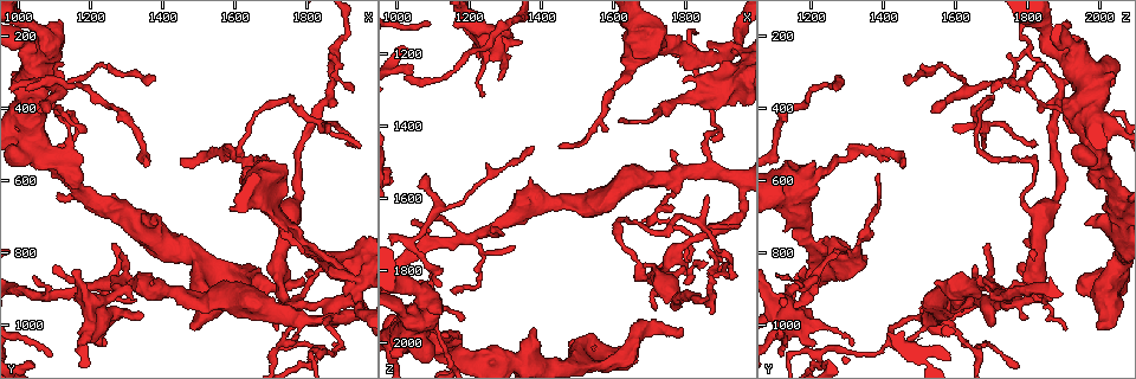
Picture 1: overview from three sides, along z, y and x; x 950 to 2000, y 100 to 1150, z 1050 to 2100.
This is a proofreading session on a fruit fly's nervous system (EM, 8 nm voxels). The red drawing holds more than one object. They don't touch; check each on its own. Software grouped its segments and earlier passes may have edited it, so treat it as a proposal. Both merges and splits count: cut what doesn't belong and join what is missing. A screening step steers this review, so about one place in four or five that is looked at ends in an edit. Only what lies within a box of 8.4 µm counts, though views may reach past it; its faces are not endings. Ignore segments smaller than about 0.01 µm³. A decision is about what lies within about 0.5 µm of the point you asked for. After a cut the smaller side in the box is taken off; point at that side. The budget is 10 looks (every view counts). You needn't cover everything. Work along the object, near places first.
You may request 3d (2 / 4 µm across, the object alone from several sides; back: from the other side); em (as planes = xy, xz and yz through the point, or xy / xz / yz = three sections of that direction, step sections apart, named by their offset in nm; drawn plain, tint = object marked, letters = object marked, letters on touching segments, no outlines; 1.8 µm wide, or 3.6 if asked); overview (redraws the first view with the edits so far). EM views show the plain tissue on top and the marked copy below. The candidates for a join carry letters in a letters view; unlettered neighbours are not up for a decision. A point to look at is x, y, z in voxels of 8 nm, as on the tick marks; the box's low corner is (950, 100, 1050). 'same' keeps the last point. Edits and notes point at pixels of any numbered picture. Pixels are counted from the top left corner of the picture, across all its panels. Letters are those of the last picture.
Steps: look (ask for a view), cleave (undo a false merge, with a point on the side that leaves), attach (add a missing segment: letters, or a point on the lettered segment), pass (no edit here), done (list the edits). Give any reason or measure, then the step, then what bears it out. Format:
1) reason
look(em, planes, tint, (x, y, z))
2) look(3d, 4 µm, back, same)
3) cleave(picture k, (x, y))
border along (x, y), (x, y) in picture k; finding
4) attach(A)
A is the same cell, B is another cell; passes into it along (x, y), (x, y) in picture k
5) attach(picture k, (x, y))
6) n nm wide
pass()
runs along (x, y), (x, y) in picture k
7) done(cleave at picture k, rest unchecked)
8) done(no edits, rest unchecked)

branch stops here
look(em, xy, step 4, letters, (1285, 810, 1270))

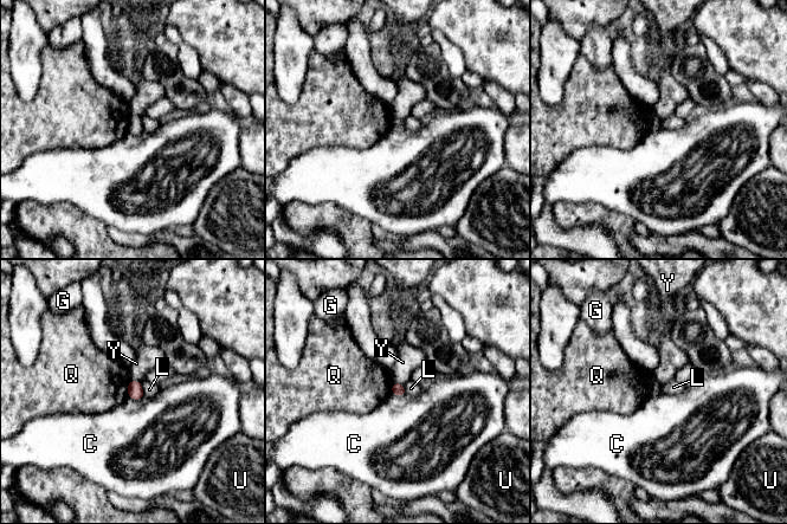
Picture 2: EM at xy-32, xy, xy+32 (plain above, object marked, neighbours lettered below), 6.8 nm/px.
Q touches over 110 nm
pass()
C, G, L, Q, U and Y are other cells; none of them fits

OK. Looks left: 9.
branch stops here
look(em, xy, step 8, tint, (1855, 450, 1600))

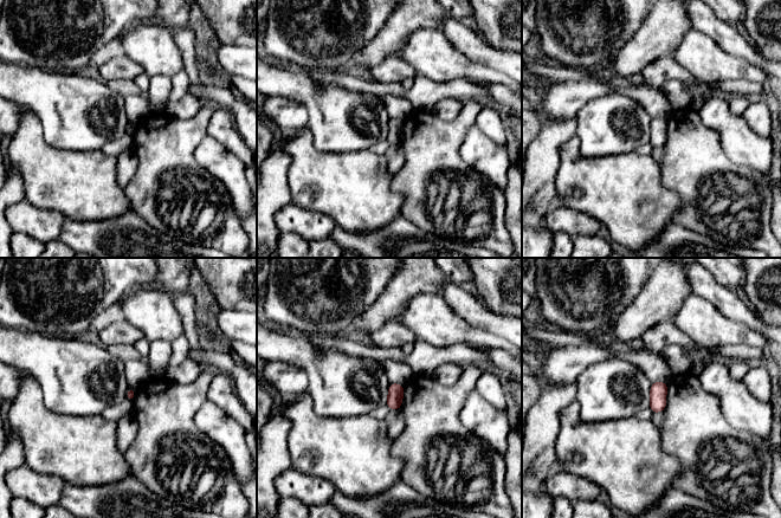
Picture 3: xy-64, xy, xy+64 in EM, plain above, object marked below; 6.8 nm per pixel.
look(em, xy, step 8, letters, same)

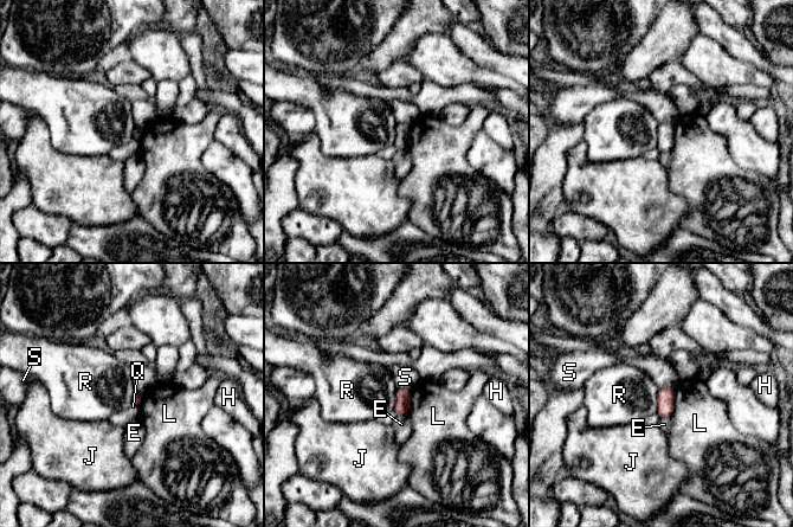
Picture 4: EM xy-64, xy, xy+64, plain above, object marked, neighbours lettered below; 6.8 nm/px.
pass()
E, H, J, L, Q, R and S are other cells; border along (659, 389), (656, 412) in picture 4; none of them fits

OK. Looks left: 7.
abrupt turn
look(em, xy, step 4, letters, (1680, 550, 1810))

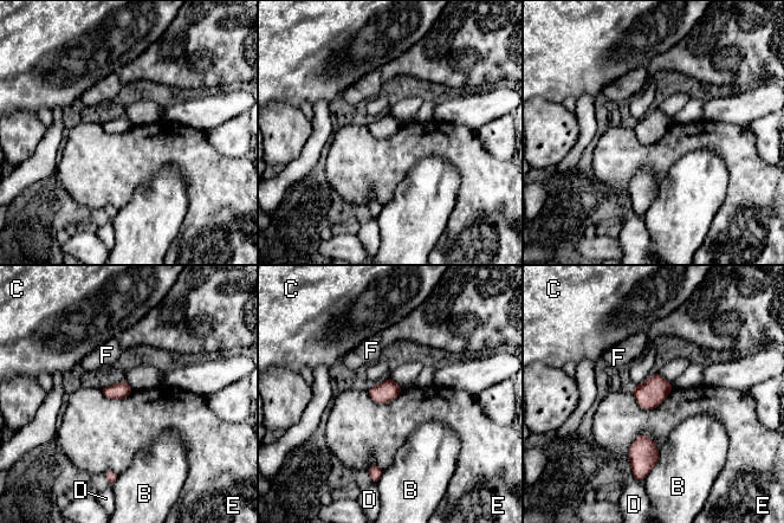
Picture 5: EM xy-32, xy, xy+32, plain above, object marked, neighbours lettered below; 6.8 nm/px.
cut it another way
look(em, planes, letters, same)

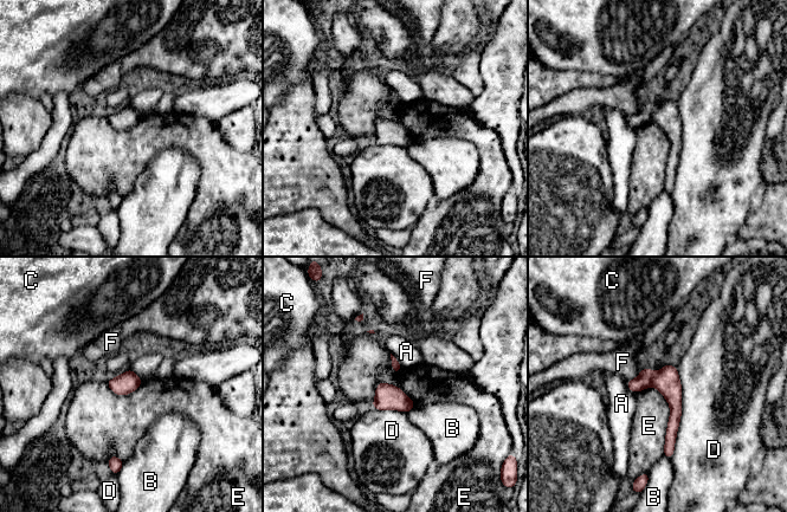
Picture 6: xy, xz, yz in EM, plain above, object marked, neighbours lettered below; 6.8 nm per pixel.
cleave(picture 6, (643, 381))
A, B, C, D, E and F are other cells; border along (656, 373), (650, 384) in picture 6; two neurons meet here

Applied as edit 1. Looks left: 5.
look(overview)

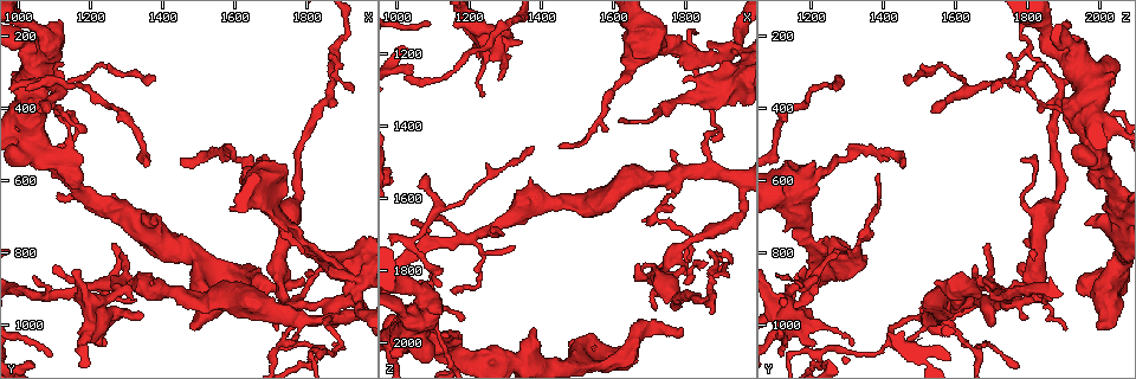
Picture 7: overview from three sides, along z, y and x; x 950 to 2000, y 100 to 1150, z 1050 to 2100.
free end
look(3d, 2 µm, (1380, 715, 1960))

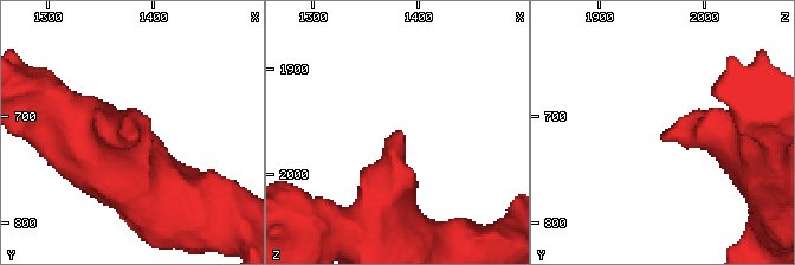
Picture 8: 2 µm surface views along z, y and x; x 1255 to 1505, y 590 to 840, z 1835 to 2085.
shape alone is not enough
look(em, planes, letters, (1386, 712, 1958))

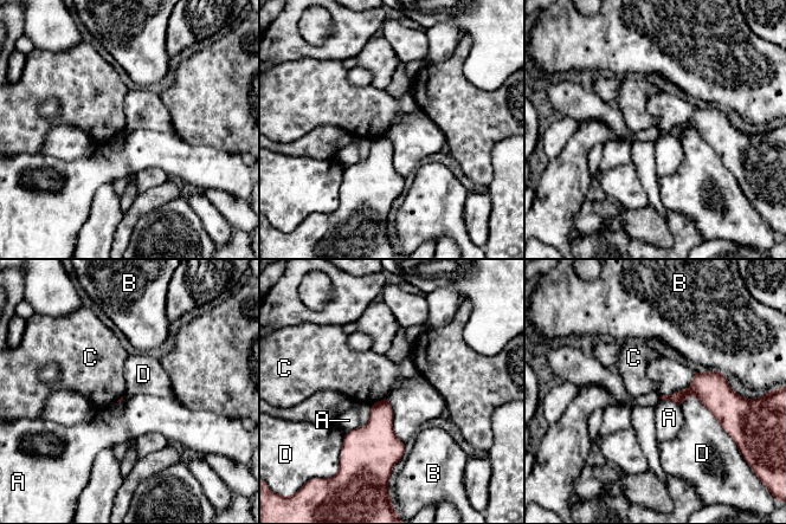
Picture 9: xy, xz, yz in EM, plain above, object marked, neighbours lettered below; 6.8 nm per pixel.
pass()
A, B, C and D are other cells; border along (387, 395), (369, 405) in picture 9; none of them fits

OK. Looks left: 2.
done(cleave at picture 6, rest unchecked)

